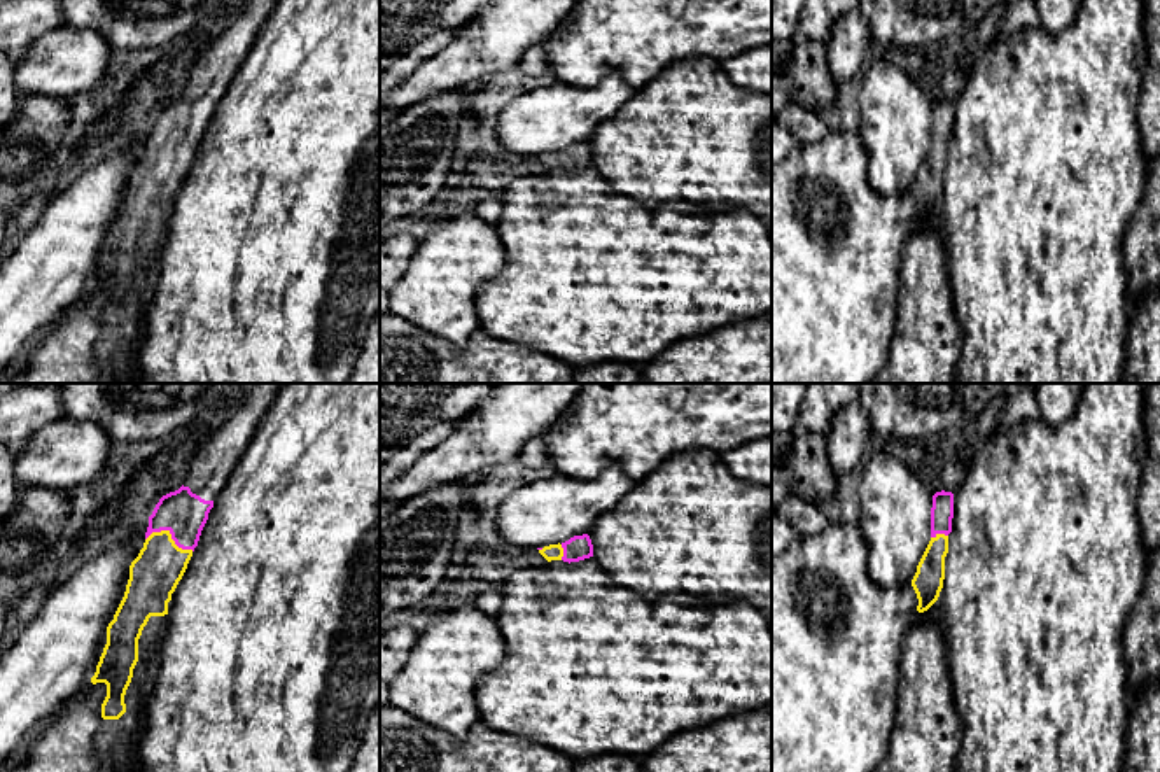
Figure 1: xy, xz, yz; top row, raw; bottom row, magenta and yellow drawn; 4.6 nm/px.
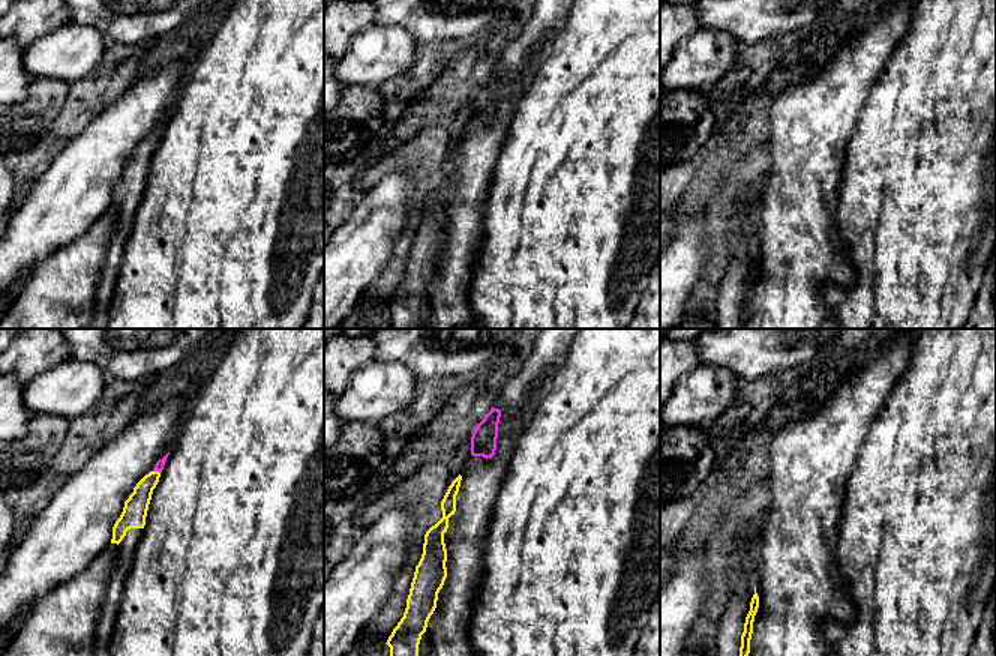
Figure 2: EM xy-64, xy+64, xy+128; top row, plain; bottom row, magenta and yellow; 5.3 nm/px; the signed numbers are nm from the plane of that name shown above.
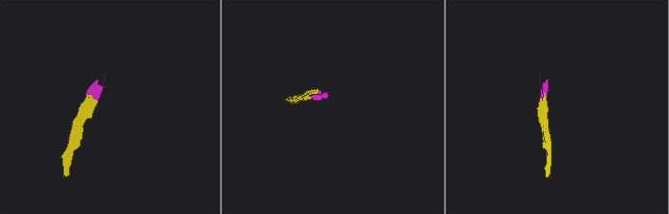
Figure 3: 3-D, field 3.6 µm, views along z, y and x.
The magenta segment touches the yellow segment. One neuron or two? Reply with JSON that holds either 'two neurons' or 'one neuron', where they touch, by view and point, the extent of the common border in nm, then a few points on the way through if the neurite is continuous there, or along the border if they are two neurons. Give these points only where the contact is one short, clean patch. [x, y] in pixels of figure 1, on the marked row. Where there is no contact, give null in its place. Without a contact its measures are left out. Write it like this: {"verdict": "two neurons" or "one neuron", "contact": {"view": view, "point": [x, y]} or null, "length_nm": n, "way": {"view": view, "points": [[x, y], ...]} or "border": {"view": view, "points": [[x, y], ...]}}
{"verdict": "one neuron", "contact": {"view": "xy", "point": [172, 536]}, "length_nm": 240, "way": {"view": "xy", "points": [[184, 513], [177, 520], [172, 536], [154, 575]]}}

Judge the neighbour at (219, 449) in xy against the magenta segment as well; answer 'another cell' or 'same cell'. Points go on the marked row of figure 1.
same cell

